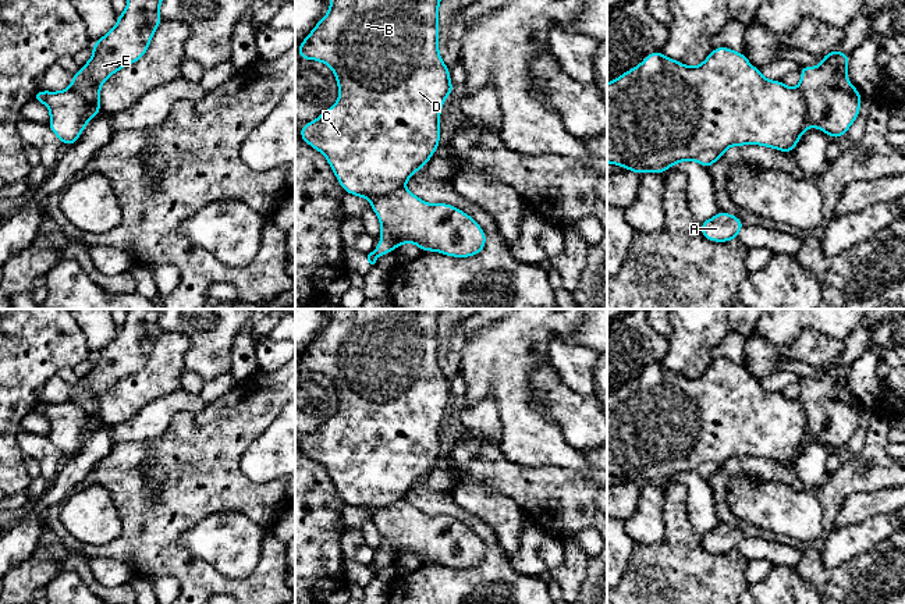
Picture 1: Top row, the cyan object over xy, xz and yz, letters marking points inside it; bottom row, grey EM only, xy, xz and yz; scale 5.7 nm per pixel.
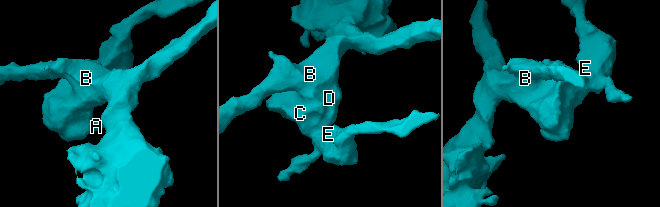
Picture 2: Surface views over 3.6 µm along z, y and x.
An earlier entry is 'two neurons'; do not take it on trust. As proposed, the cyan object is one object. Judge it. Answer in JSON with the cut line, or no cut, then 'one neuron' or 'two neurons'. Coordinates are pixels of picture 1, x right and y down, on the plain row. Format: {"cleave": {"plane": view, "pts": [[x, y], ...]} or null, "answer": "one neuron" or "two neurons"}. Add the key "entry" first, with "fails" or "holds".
{"entry": "holds", "cleave": {"plane": "yz", "pts": [[797, 400], [805, 412], [808, 434], [811, 437]]}, "answer": "two neurons"}

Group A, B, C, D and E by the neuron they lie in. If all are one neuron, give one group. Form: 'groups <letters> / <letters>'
groups A B C D / E

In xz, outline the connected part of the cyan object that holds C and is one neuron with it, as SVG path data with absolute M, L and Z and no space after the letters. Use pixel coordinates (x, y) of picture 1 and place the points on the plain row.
M330 309L330 321L315 337L310 345L298 356L298 369L302 372L316 372L331 380L338 398L338 412L316 431L301 438L299 450L309 458L320 463L331 479L338 495L345 505L351 505L368 512L393 505L404 500L407 493L418 484L433 469L440 456L440 424L450 405L454 404L450 391L450 380L444 376L439 365L439 316L443 309Z

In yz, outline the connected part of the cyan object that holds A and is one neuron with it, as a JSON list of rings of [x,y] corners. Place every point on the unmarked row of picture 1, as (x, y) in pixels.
[[[720,522],[714,529],[700,534],[700,546],[711,554],[730,554],[738,550],[743,537],[739,529]]]

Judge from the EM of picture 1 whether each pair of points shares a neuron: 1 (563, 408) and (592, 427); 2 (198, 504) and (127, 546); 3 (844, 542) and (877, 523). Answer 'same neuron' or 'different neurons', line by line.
1: same neuron
2: same neuron
3: same neuron

